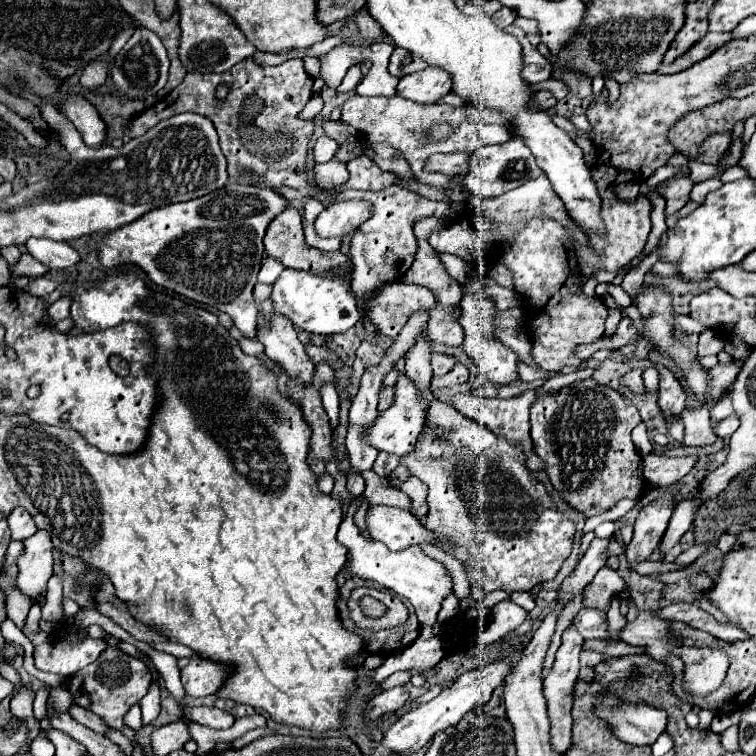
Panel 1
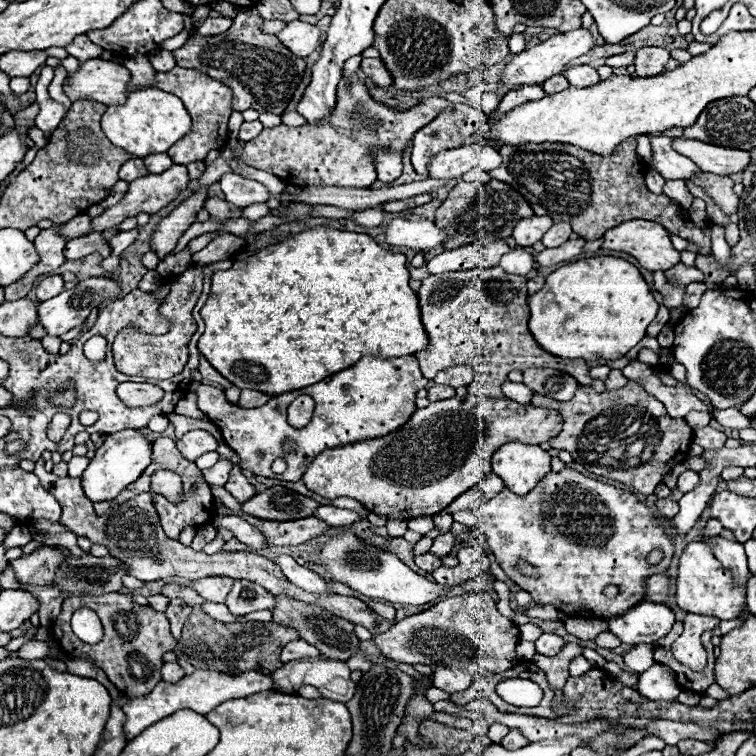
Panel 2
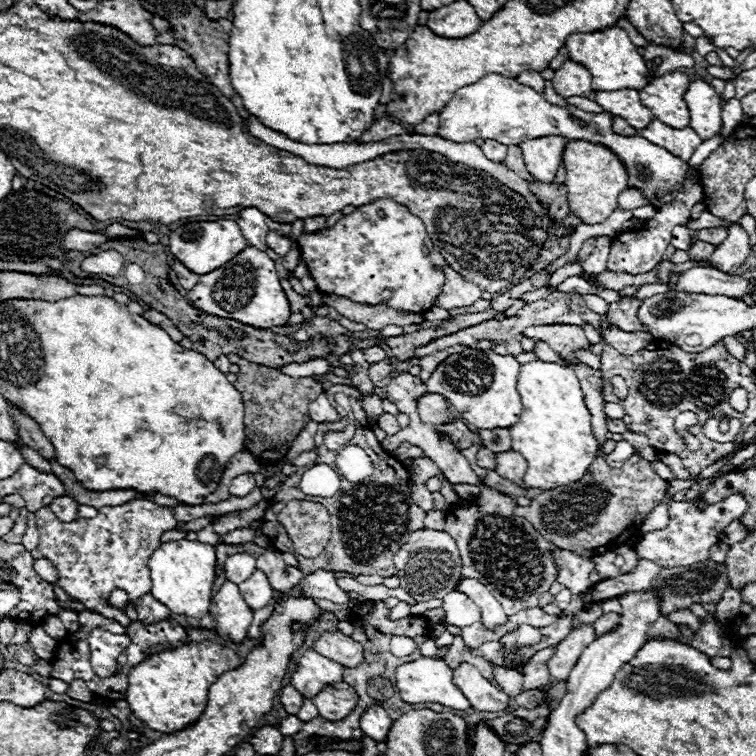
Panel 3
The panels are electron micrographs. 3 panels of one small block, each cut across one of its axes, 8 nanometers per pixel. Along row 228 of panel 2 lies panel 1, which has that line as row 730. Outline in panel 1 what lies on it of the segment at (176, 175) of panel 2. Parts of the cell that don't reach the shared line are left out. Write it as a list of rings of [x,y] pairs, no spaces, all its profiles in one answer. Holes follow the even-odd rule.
[[[72,704],[72,706],[68,708],[68,714],[70,714],[76,722],[84,724],[86,728],[90,728],[90,730],[94,730],[94,732],[98,732],[98,734],[108,734],[106,724],[102,724],[102,720],[98,720],[98,716],[94,716],[90,710],[86,710],[86,708],[78,706],[78,704]]]

